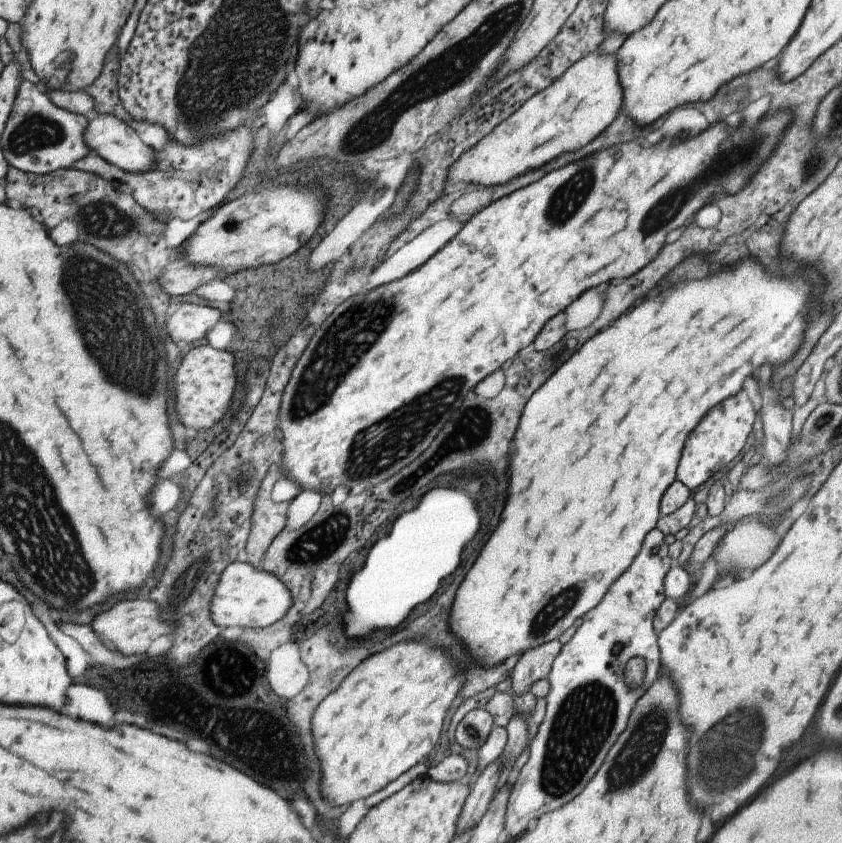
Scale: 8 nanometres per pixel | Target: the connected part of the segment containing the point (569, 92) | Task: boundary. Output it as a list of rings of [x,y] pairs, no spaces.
[[[598,50],[581,58],[576,64],[573,64],[566,72],[554,81],[548,88],[545,88],[542,92],[536,93],[532,98],[529,98],[517,111],[514,111],[505,121],[502,121],[499,125],[494,127],[486,137],[481,138],[468,152],[461,154],[461,157],[457,158],[457,161],[453,162],[453,165],[448,169],[447,177],[445,180],[445,188],[450,191],[454,188],[459,188],[464,184],[475,184],[482,187],[490,188],[496,185],[505,185],[507,182],[513,181],[515,178],[521,177],[530,171],[542,168],[544,165],[551,163],[555,158],[568,154],[586,146],[591,140],[594,140],[601,132],[606,130],[607,126],[621,113],[621,106],[623,103],[623,92],[619,82],[619,74],[617,69],[617,58],[614,53],[611,56],[601,56]]]

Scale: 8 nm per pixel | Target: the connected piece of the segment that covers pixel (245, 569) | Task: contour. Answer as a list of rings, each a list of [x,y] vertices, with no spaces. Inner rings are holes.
[[[234,561],[226,565],[215,586],[209,606],[210,616],[222,630],[228,626],[264,628],[280,620],[293,606],[289,588],[276,576],[253,567],[250,563]]]

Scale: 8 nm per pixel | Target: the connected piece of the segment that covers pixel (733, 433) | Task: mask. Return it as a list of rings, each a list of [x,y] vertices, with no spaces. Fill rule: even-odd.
[[[740,390],[726,402],[710,408],[710,412],[690,432],[677,466],[677,479],[690,490],[696,490],[706,481],[713,481],[717,472],[724,472],[734,464],[734,458],[742,453],[742,448],[752,432],[756,411],[746,390]]]

